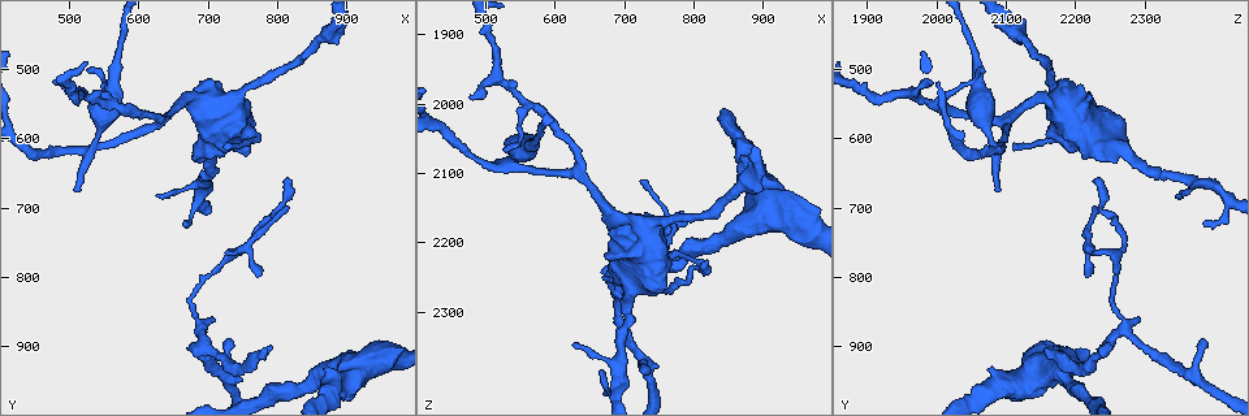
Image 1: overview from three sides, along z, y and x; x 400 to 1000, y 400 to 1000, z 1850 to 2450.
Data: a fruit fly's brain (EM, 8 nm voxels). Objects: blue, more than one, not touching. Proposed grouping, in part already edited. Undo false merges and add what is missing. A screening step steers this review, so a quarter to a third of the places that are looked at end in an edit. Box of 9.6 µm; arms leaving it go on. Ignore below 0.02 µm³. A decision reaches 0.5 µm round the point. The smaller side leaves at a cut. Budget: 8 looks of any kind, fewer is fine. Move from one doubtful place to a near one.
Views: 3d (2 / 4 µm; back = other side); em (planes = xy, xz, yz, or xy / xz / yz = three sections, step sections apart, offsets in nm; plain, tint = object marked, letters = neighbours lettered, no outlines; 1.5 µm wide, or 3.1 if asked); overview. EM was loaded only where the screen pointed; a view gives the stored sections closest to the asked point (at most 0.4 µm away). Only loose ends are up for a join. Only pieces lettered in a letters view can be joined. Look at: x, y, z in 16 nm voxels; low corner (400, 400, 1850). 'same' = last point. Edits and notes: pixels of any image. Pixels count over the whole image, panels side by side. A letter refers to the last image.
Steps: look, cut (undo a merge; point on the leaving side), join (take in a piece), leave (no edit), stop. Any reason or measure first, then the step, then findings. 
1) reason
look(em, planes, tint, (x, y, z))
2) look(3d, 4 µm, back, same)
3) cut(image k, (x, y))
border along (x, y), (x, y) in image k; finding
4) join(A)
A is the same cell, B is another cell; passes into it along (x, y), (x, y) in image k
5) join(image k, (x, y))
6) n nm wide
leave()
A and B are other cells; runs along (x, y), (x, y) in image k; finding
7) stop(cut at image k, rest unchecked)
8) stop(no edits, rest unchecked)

free end
look(3d, 4 µm, (815, 655, 2225))

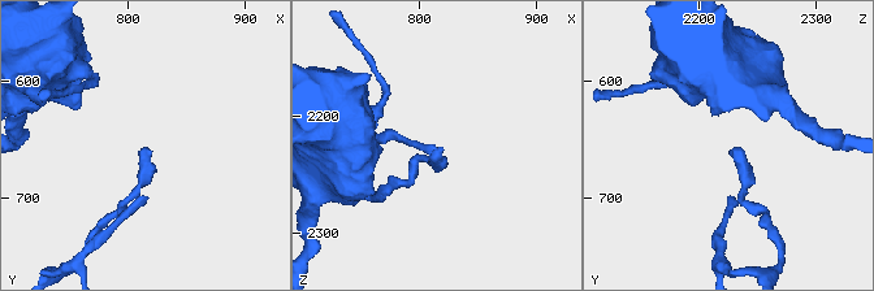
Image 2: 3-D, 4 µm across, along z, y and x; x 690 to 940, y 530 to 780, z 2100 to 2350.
shape alone is not enough
look(em, planes, letters, (816, 658, 2228))

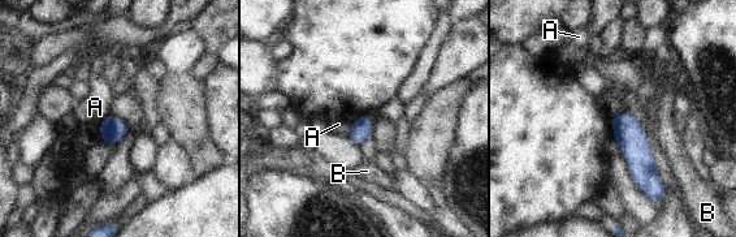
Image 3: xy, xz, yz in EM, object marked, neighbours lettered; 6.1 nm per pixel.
leave()
A and B are other cells; border along (354, 120), (346, 136) in image 3; no lettered piece goes on from it

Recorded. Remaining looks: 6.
free end
look(em, planes, letters, (710, 860, 2290))

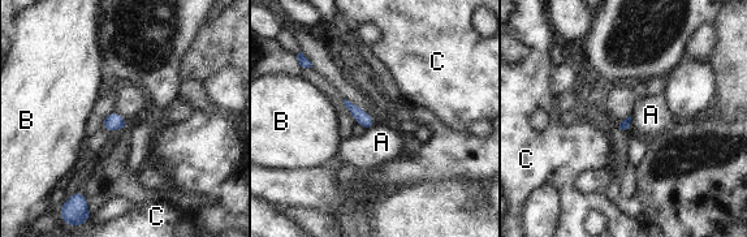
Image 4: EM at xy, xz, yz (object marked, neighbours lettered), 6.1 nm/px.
A touches over 70 nm
leave()
A, B and C are other cells; border along (631, 116), (629, 126) in image 4; no lettered piece goes on from it

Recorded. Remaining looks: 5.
tapers out
look(em, xy, step 4, tint, (770, 800, 2220))

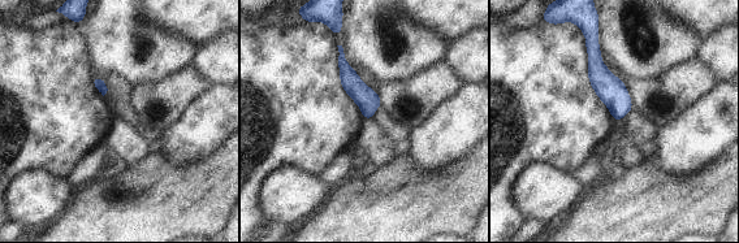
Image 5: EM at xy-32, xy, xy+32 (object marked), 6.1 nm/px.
another direction
look(em, planes, letters, same)

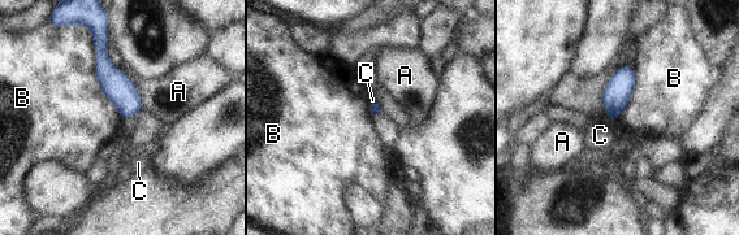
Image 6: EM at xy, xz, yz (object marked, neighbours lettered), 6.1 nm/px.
leave()
A, B and C are other cells; none of them fits

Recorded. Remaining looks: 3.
stop(no edits, rest unchecked)

